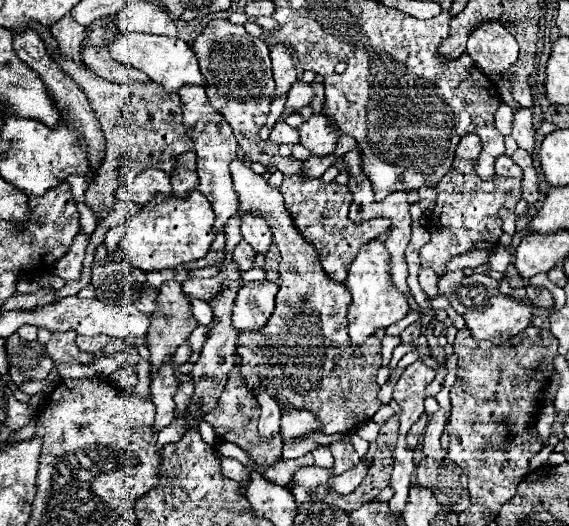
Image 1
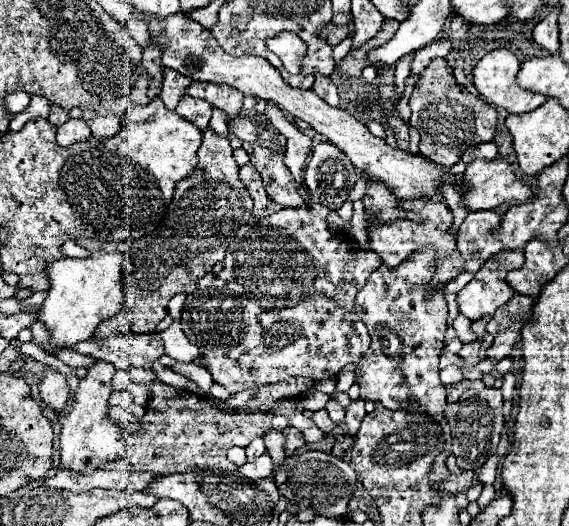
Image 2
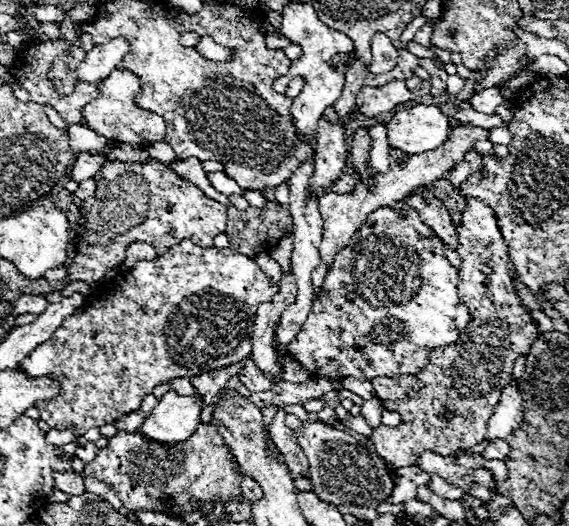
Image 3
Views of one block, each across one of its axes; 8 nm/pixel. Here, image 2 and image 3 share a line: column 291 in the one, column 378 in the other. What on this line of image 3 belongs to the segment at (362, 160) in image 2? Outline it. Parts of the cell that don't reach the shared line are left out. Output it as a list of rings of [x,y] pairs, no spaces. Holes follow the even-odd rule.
[[[392,80],[384,86],[362,86],[356,96],[356,106],[366,116],[378,116],[390,112],[402,102],[414,100],[404,80]]]

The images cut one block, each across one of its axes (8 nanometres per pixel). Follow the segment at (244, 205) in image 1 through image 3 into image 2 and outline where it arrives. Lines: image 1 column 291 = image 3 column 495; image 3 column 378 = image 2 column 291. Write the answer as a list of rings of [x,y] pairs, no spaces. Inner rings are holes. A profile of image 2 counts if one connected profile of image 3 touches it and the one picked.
[[[294,376],[282,382],[260,388],[254,398],[240,408],[224,408],[210,402],[196,402],[196,398],[186,398],[184,388],[174,388],[168,384],[156,384],[146,380],[150,398],[146,402],[146,414],[142,416],[142,430],[128,436],[126,442],[132,444],[134,454],[128,458],[134,472],[160,472],[160,474],[180,474],[194,470],[228,470],[236,472],[226,458],[226,450],[232,446],[246,448],[254,438],[264,436],[272,430],[272,410],[278,400],[302,398],[314,388],[316,380]],[[288,426],[288,428],[284,430],[284,438],[286,438],[286,440],[284,440],[284,454],[286,454],[286,456],[296,454],[296,452],[302,450],[304,444],[306,444],[302,432],[300,432],[298,428],[292,428],[292,426]]]

